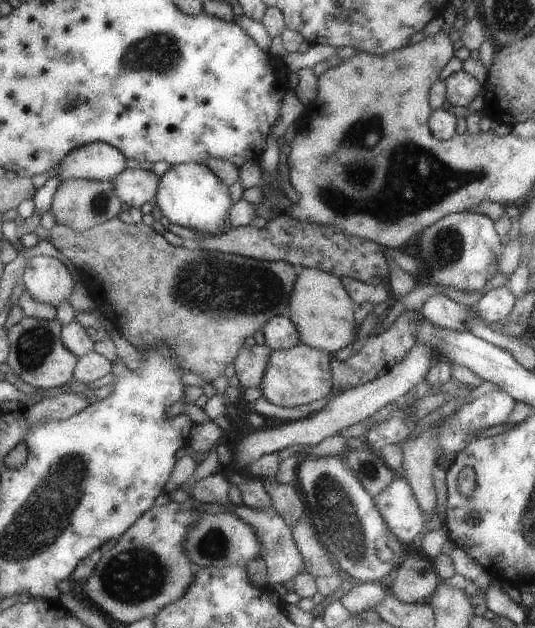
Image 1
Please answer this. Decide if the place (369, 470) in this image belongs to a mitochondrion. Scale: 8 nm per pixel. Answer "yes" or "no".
yes

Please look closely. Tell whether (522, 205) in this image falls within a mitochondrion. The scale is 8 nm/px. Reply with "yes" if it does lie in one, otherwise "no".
no

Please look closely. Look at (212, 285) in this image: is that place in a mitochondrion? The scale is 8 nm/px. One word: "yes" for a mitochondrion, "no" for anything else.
yes

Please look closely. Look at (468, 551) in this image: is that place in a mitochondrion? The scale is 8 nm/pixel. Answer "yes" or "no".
no

